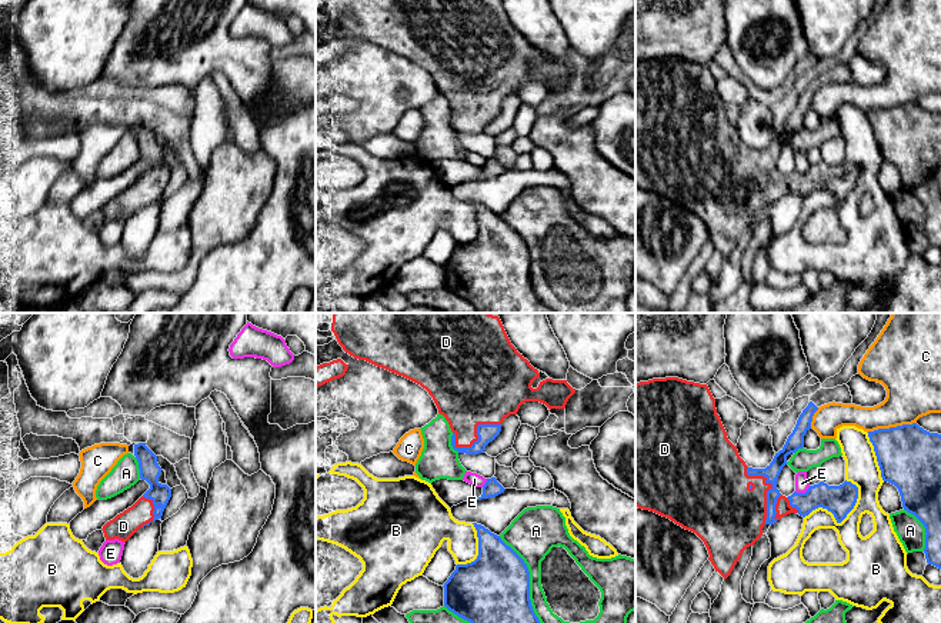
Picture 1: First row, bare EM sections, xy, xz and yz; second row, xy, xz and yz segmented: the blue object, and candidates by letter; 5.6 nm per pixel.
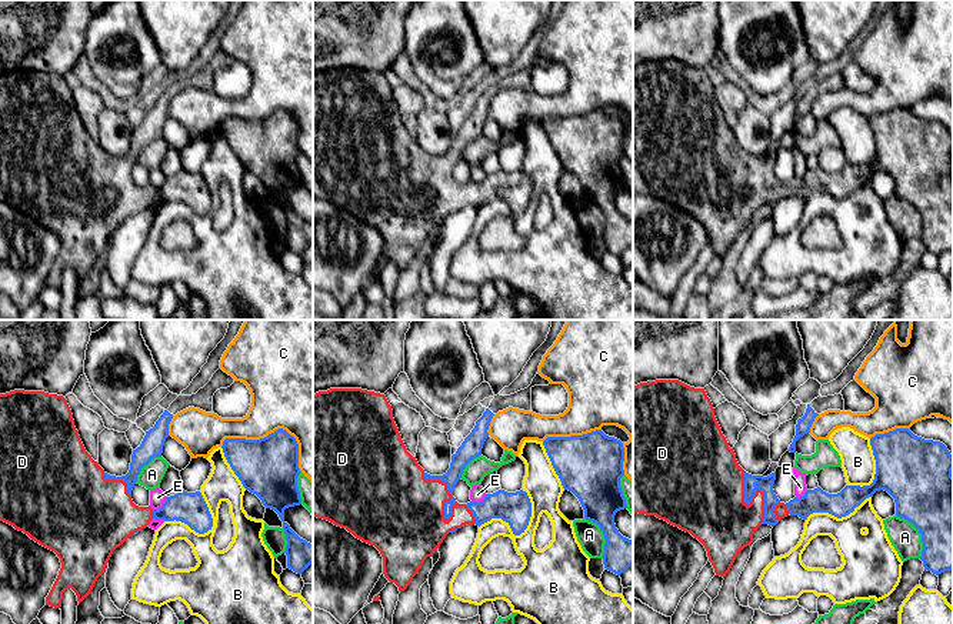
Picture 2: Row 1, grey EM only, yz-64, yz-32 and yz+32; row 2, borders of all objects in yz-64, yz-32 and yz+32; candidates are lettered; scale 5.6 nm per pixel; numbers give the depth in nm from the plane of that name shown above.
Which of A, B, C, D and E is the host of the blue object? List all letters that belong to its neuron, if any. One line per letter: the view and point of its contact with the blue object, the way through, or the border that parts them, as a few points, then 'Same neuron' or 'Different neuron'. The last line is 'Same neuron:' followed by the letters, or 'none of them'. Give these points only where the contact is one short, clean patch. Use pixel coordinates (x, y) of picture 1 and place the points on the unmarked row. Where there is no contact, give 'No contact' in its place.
A: Touches blue at xz (529, 267). Different neuron
B: Touches blue at yz (838, 202). Different neuron
C: Touches blue at yz (891, 107). Different neuron
D: Touches blue at yz (773, 167). Same neuron
E: Touches blue at yz (803, 173). Different neuron
Same neuron: D

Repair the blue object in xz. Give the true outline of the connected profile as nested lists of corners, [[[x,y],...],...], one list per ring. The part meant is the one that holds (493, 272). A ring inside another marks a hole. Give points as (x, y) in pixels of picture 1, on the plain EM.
[[[473,203],[478,217],[478,236],[467,244],[457,244],[444,263],[444,286],[458,297],[470,301],[478,313],[555,313],[543,306],[530,280],[530,251],[524,240],[507,226],[500,216],[481,204]]]

